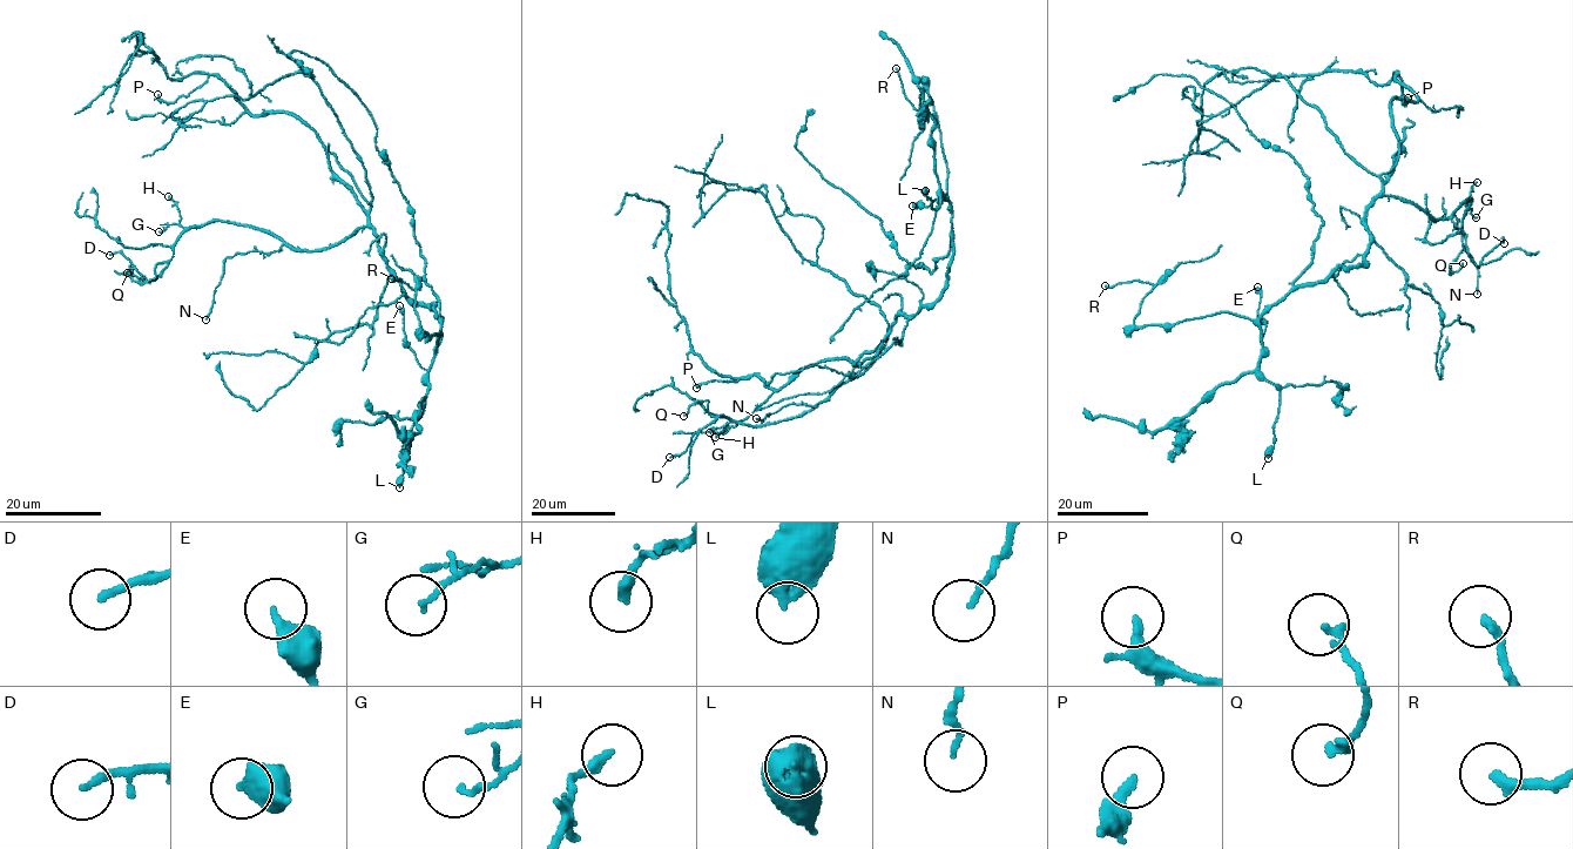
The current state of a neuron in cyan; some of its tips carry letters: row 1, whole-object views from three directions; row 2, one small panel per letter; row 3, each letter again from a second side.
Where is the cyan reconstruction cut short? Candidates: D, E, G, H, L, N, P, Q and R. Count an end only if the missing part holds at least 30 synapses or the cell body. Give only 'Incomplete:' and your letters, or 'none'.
Incomplete: none

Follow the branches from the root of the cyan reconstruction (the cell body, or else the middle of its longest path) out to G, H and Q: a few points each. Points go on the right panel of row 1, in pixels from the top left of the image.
G: (1377, 199), (1405, 199), (1440, 220), (1471, 199), (1465, 211), (1471, 209), (1476, 217)
H: (1377, 199), (1405, 199), (1431, 217), (1445, 220), (1471, 199), (1466, 210), (1471, 187), (1477, 182)
Q: (1377, 199), (1405, 199), (1440, 220), (1471, 199), (1463, 219), (1464, 248), (1449, 267), (1450, 273), (1463, 263)

